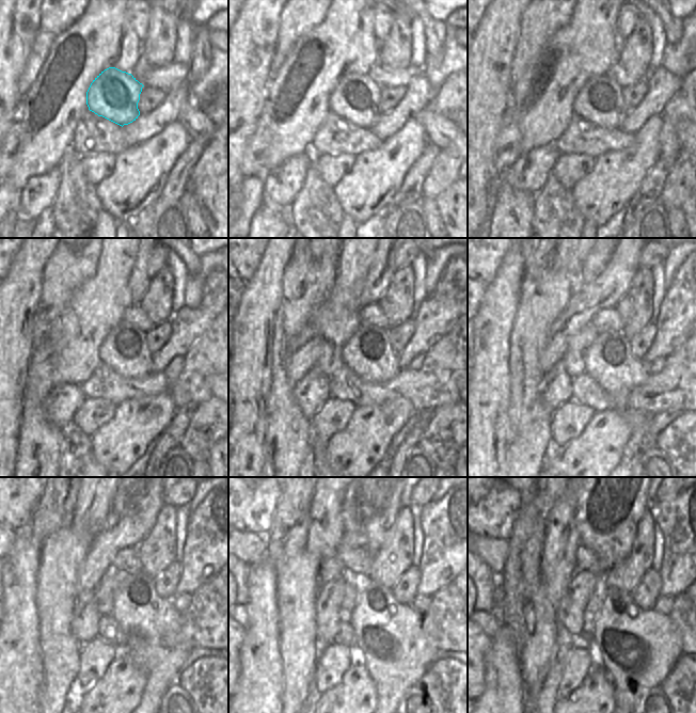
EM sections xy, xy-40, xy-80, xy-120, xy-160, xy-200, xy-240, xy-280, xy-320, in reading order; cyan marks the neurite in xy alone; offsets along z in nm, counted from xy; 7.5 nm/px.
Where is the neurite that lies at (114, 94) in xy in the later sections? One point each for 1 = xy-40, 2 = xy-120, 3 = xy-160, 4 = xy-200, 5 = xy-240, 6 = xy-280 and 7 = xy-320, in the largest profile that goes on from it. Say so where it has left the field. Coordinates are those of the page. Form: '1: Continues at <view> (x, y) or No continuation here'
1: Continues at xy-40 (356, 97)
2: Continues at xy-120 (125, 350)
3: Continues at xy-160 (368, 352)
4: Continues at xy-200 (608, 360)
5: Continues at xy-240 (151, 624)
6: Continues at xy-280 (397, 652)
7: Continues at xy-320 (639, 647)

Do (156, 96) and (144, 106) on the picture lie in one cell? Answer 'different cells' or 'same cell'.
same cell

